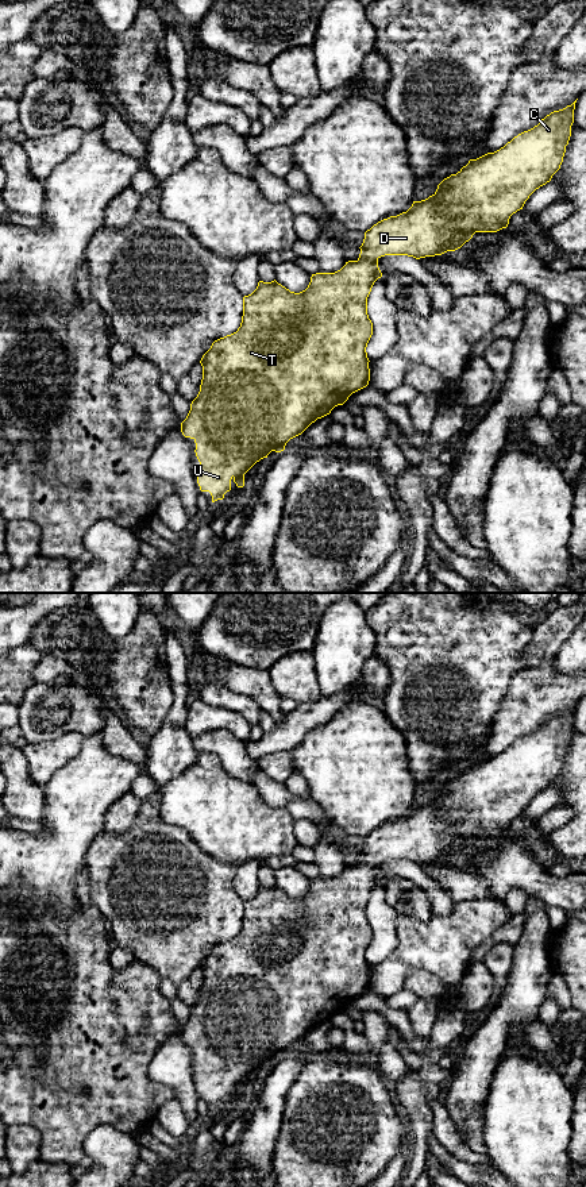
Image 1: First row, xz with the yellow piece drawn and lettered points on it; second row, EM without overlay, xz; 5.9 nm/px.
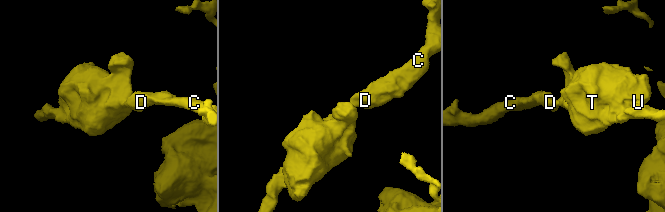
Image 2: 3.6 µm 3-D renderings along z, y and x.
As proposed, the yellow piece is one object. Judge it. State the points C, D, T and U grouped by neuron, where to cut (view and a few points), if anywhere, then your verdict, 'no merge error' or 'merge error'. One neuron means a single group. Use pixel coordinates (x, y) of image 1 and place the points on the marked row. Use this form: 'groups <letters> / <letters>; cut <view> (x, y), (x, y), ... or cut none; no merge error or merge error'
groups C D T U; cut none; no merge error

